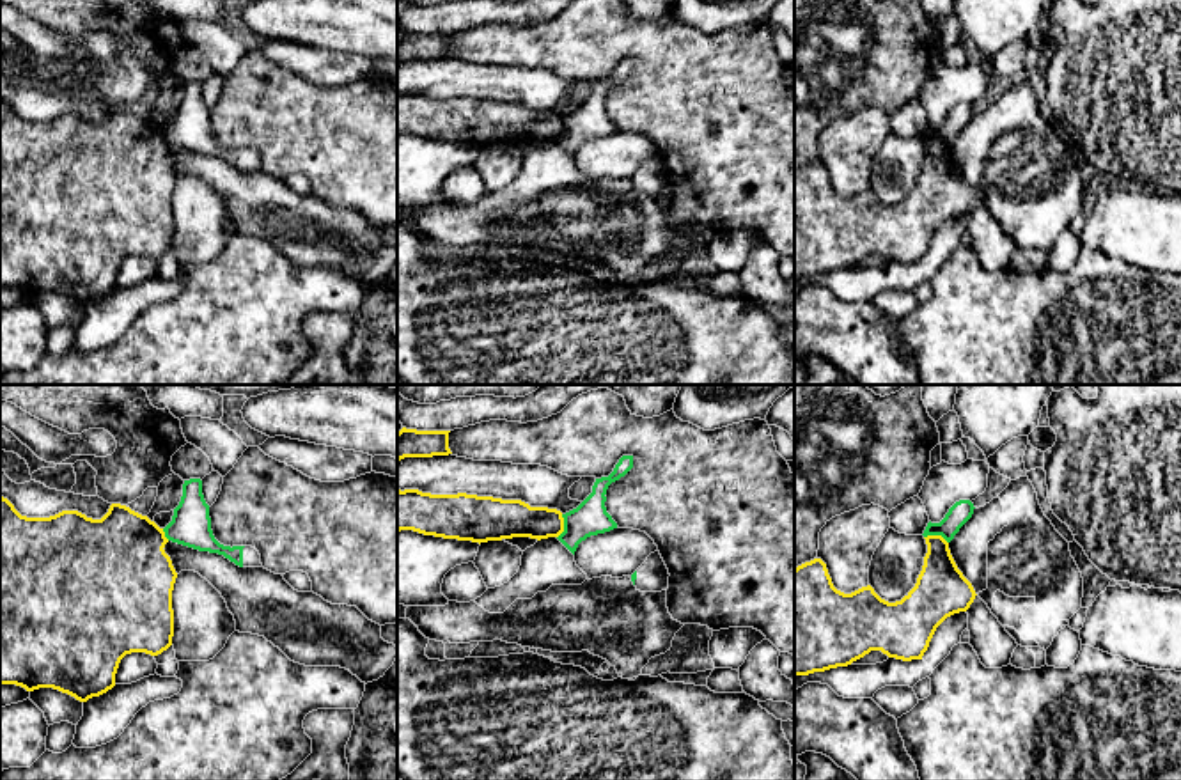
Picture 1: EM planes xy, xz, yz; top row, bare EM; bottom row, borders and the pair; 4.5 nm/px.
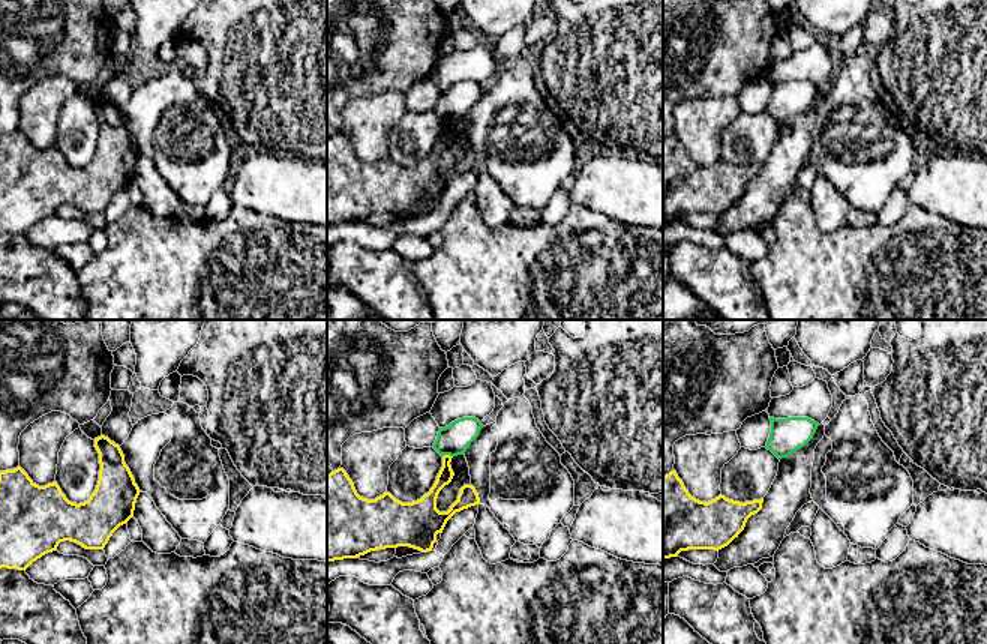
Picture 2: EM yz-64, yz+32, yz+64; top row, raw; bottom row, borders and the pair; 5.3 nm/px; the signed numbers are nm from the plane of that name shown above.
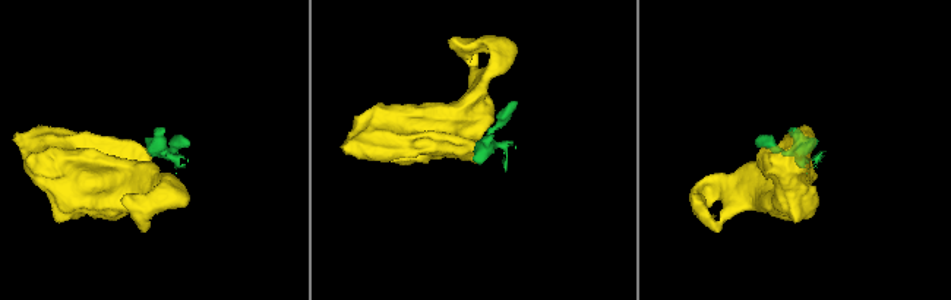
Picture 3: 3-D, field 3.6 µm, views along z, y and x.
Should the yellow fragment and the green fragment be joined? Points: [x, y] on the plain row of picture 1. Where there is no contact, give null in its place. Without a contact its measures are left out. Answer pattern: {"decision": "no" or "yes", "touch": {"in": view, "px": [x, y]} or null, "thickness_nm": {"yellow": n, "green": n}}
{"decision": "no", "touch": {"in": "yz", "px": [937, 139]}, "thickness_nm": {"yellow": 240, "green": 100}}

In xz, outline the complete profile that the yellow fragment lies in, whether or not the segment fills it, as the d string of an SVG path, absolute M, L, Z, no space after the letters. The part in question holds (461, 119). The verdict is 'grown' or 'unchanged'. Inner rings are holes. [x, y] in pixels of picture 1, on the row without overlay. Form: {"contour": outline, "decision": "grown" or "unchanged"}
{"contour": "M397 92L397 135L488 145L512 140L548 142L564 135L557 112L477 98L431 98Z", "decision": "unchanged"}

